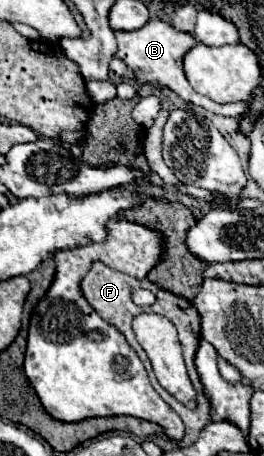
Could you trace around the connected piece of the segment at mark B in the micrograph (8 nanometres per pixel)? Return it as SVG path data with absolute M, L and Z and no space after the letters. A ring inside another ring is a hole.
M150 19L142 29L136 29L136 31L116 31L116 39L118 39L118 57L136 73L136 81L138 83L144 83L144 81L158 81L160 85L172 89L176 95L180 95L186 103L194 103L198 107L204 107L216 115L228 115L228 117L242 117L244 113L248 113L248 103L242 101L242 103L226 103L226 105L220 105L220 103L214 103L202 95L198 95L186 75L184 75L184 69L182 69L182 59L184 55L198 43L194 39L194 35L190 33L184 33L184 31L176 31L170 23L166 21L160 21L160 19Z

